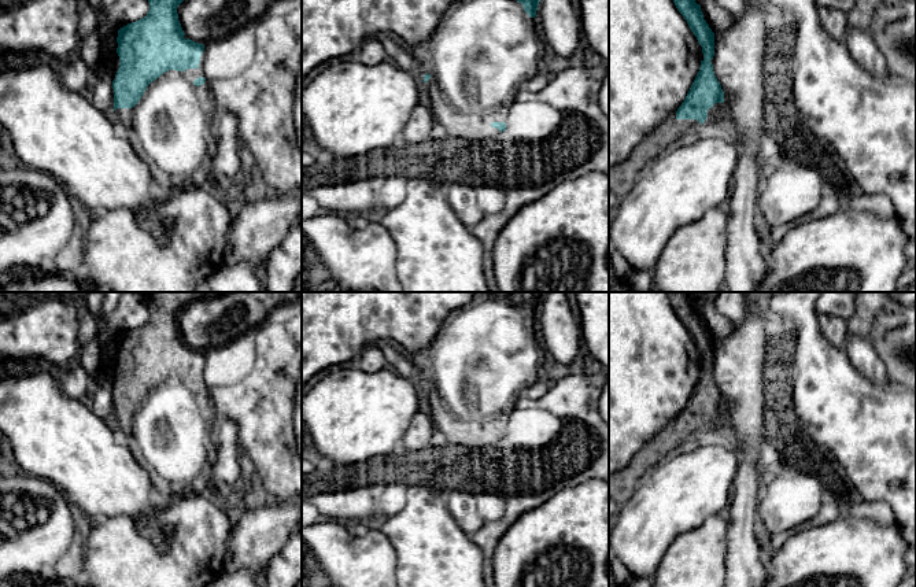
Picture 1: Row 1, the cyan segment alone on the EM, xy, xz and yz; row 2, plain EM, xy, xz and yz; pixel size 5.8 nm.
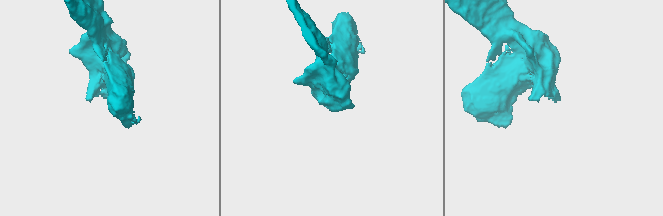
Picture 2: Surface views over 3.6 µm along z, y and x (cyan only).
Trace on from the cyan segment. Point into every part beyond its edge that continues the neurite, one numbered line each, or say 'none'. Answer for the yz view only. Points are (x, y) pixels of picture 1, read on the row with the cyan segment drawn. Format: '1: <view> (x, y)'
1: yz (716, 118)

